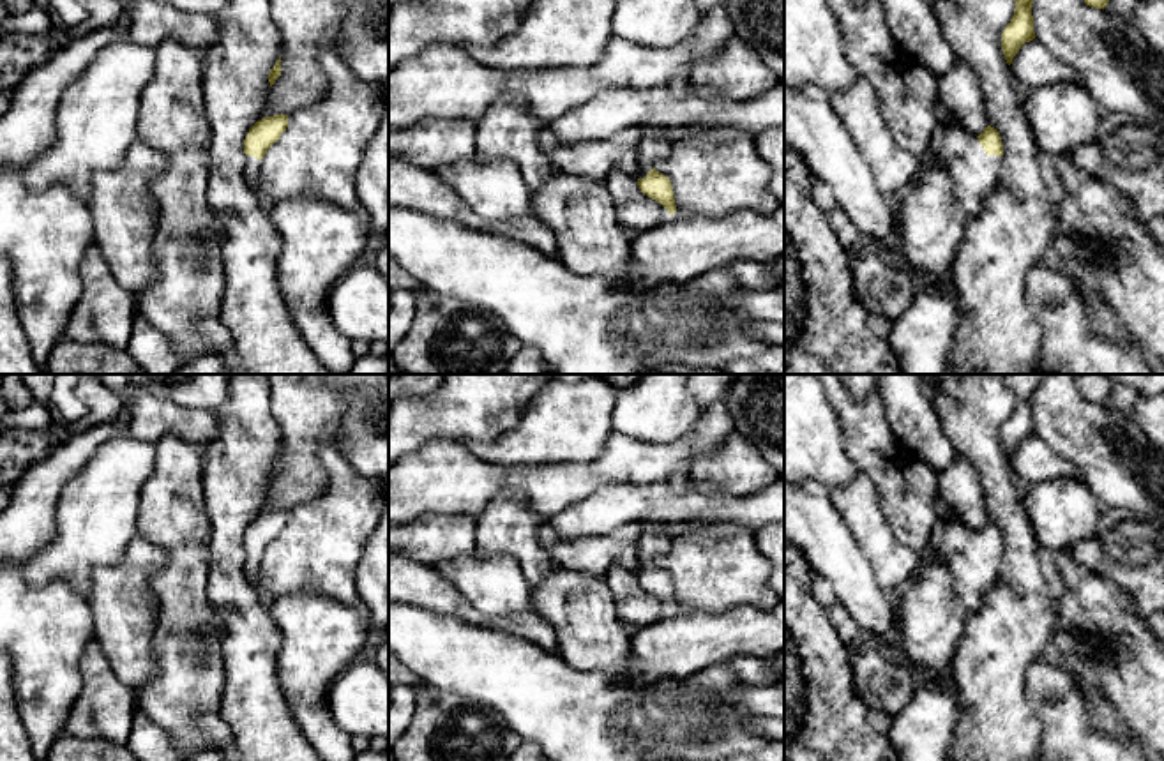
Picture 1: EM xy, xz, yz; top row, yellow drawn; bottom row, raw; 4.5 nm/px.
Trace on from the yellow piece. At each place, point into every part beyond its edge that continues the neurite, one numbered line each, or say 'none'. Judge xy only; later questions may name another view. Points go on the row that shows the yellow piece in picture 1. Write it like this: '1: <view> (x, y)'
1: xy (253, 175)

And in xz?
1: xz (656, 143)

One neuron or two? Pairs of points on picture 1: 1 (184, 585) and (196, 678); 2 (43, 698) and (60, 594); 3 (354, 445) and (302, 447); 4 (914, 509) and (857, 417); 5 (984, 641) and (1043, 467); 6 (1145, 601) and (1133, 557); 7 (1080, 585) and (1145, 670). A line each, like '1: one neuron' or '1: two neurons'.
1: one neuron
2: one neuron
3: two neurons
4: one neuron
5: two neurons
6: one neuron
7: one neuron

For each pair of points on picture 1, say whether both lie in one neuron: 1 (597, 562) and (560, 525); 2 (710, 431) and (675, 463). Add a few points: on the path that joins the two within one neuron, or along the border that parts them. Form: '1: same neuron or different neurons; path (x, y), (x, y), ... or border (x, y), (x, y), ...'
1: different neurons; border (546, 519), (562, 537), (612, 535)
2: same neuron; path (702, 440), (684, 454)

